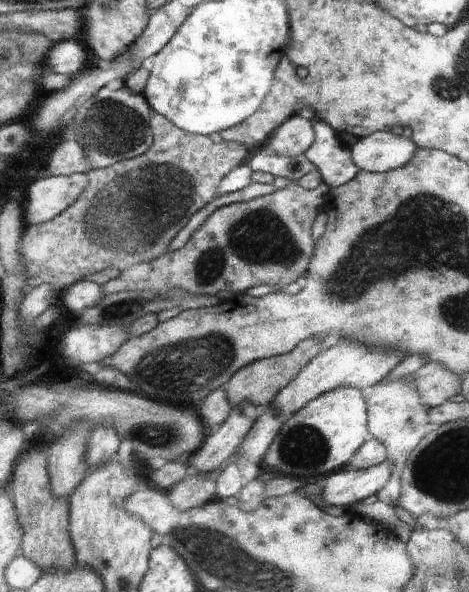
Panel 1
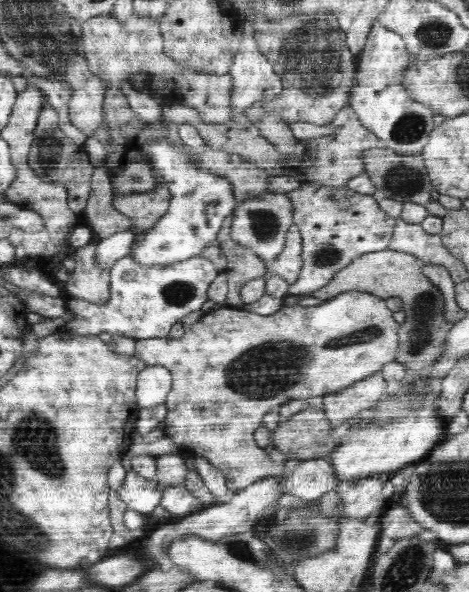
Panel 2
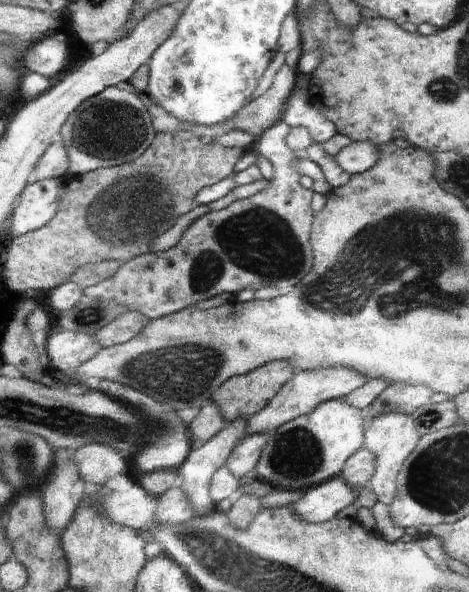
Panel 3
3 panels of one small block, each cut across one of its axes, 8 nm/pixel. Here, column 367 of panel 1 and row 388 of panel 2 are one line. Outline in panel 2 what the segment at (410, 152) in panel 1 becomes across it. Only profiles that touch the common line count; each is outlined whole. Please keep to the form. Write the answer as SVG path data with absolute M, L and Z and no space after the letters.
M154 365L142 369L138 376L134 400L137 408L148 408L165 404L173 385L168 367Z

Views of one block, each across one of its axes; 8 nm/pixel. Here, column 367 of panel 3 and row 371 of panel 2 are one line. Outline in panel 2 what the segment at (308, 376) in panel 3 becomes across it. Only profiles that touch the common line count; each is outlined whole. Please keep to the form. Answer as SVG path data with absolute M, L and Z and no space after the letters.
M380 370L338 392L323 395L322 407L330 425L336 427L353 420L359 412L375 408L375 404L391 391L389 386Z

